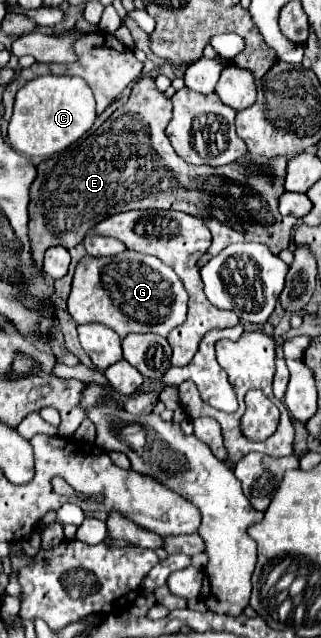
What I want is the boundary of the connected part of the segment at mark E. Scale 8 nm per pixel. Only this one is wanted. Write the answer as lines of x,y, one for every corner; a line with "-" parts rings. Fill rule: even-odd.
142,77
140,81
134,83
128,101
126,101
122,107
118,107
118,109
116,109
116,111
114,111
114,113
112,113
92,135
86,135
84,139
76,141
74,145
70,145
70,147
64,149
62,153
56,153
54,157
42,161
42,163
36,167
36,169
38,169
38,175
36,175
34,183
30,185
30,209
28,209
28,213
30,213
28,229
30,229
30,245
32,245
32,261
34,261
34,265
42,267
42,257
44,257
44,251
46,251
48,247
52,247
52,245
62,245
62,247
68,247
68,249
70,249
70,247
82,243
84,235
86,235
96,223
100,223
102,219
106,219
106,217
110,217
110,215
116,215
116,213
122,213
122,211
130,211
130,209
174,209
174,211
190,213
190,215
196,215
196,217
202,217
204,221
208,221
206,227
208,227
210,233
212,233
212,247
210,247
210,249
206,251
206,255
198,261
198,267
202,267
206,261
210,261
210,257
218,255
218,253
220,253
224,247
228,247
230,243
238,243
238,241
258,241
258,243
264,243
264,245
270,247
270,251
272,251
274,255
278,255
280,251
284,251
284,249
290,245
292,231
294,231
294,227
296,227
296,219
294,219
294,217
282,217
282,215
278,213
278,199
280,199
280,195
284,193
284,187
282,187
282,185
284,185
284,175
286,175
286,157
270,159
270,161
266,161
264,167
254,169
254,171
248,171
248,169
244,169
244,167
238,165
238,163
230,163
230,165
224,165
224,167
196,167
196,165
190,165
190,163
182,161
182,157
178,157
178,153
174,153
174,149
172,149
172,145
170,145
170,141
168,141
168,137
166,137
166,125
168,125
170,119
172,119
172,101
166,99
166,95
160,93
160,91
156,89
152,77
-
204,177
206,177
206,183
200,185
200,181
202,181

